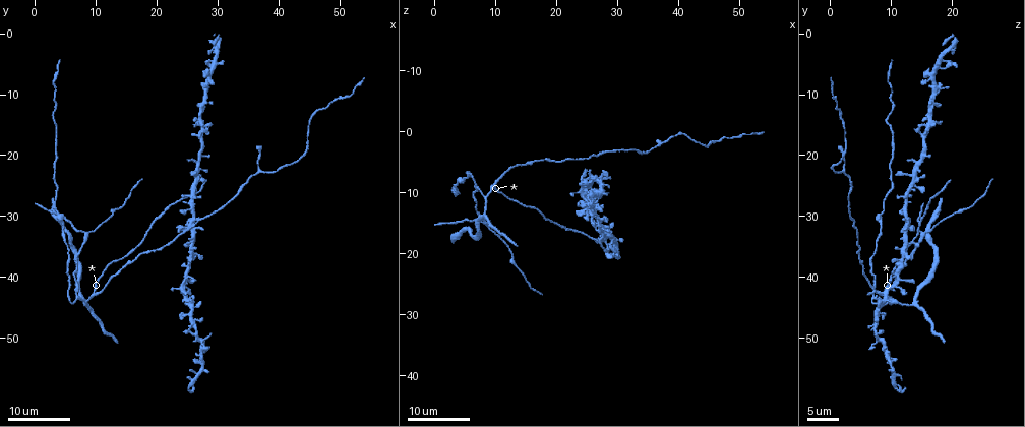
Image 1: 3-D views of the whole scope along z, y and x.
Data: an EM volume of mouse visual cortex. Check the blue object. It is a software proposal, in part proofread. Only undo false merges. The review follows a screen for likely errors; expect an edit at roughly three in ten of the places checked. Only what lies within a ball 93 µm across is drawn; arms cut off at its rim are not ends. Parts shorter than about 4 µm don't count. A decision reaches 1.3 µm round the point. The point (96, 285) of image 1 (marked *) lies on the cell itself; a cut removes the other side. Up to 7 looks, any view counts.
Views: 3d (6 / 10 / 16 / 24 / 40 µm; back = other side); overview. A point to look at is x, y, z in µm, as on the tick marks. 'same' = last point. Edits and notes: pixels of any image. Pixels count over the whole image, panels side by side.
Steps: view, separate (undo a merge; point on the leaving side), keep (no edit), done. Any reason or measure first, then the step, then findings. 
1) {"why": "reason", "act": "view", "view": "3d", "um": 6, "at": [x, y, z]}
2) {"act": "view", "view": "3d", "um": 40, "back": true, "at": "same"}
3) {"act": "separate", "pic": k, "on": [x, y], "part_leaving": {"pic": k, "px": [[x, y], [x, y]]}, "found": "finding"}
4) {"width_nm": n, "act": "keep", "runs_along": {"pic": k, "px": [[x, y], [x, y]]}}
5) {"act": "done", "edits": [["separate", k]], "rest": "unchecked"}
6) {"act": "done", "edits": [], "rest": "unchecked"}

{"why": "branch point", "act": "view", "view": "3d", "um": 24, "at": [25.5, 25.0, 13.0]}

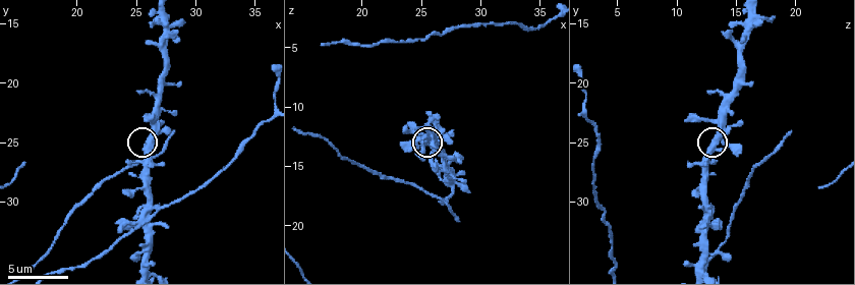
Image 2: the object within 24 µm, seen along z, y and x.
{"why": "closer look", "act": "view", "view": "3d", "um": 10, "at": [26.0, 25.2, 13.0]}

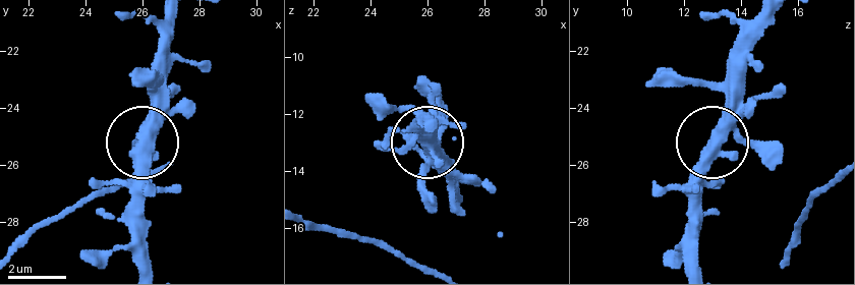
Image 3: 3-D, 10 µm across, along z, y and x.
{"width_nm": 360, "act": "keep", "runs_along": {"pic": 3, "px": [[783, 255], [824, 185], [713, 136], [725, 61]]}, "found": "one cell here"}

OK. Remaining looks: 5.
{"act": "view", "view": "3d", "um": 24, "at": [8.5, 32.5, 15.0]}

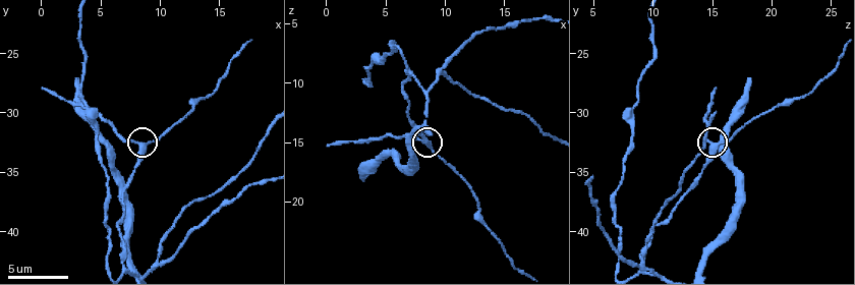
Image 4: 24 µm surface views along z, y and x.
{"act": "view", "view": "3d", "um": 10, "at": [8.4, 32.4, 14.8]}

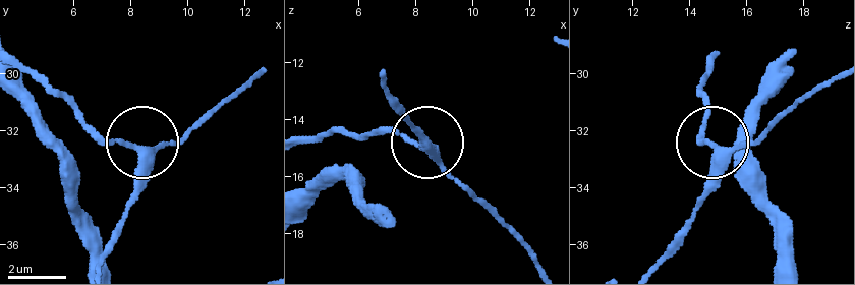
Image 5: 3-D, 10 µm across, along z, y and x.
{"arms": 3, "act": "keep", "runs_along": {"pic": 5, "px": [[101, 262], [127, 204], [139, 153], [96, 135], [76, 118]]}, "found": "continuous, no second cell"}

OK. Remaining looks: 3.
{"why": "branch point", "act": "view", "view": "3d", "um": 10, "at": [7.0, 43.2, 9.0]}

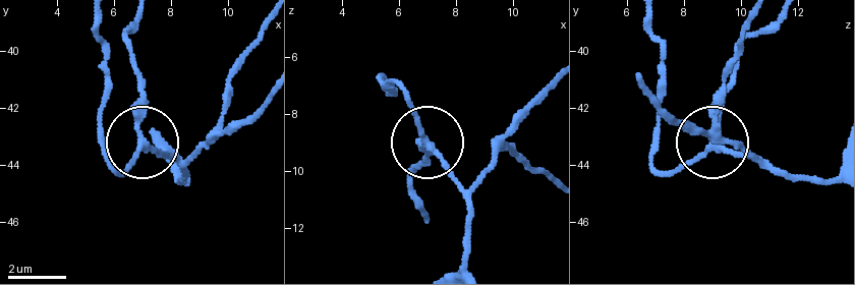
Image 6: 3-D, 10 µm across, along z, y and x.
{"why": "from behind", "act": "view", "view": "3d", "um": 10, "back": true, "at": [6.9, 43.2, 9.1]}

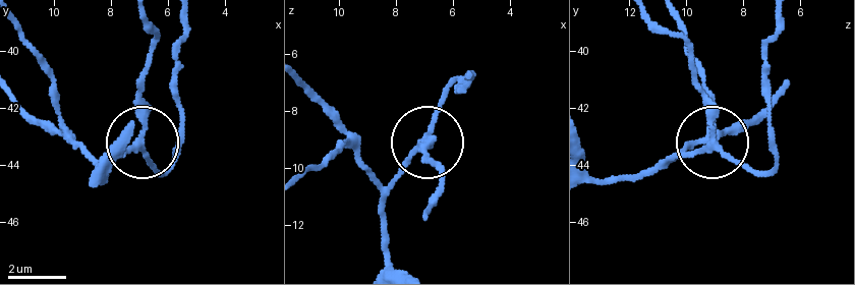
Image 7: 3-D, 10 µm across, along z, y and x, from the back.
{"arms": 3, "act": "keep", "found": "continuous, no second cell"}

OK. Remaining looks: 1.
{"act": "done", "edits": [], "rest": "unchecked"}

